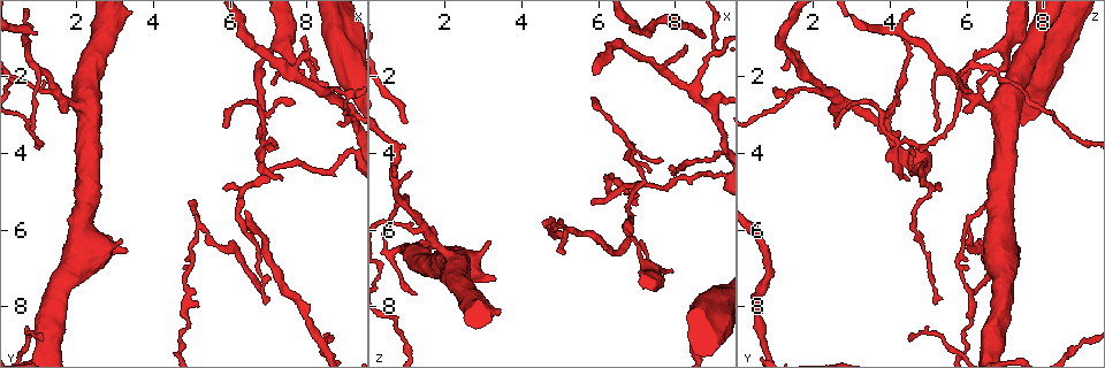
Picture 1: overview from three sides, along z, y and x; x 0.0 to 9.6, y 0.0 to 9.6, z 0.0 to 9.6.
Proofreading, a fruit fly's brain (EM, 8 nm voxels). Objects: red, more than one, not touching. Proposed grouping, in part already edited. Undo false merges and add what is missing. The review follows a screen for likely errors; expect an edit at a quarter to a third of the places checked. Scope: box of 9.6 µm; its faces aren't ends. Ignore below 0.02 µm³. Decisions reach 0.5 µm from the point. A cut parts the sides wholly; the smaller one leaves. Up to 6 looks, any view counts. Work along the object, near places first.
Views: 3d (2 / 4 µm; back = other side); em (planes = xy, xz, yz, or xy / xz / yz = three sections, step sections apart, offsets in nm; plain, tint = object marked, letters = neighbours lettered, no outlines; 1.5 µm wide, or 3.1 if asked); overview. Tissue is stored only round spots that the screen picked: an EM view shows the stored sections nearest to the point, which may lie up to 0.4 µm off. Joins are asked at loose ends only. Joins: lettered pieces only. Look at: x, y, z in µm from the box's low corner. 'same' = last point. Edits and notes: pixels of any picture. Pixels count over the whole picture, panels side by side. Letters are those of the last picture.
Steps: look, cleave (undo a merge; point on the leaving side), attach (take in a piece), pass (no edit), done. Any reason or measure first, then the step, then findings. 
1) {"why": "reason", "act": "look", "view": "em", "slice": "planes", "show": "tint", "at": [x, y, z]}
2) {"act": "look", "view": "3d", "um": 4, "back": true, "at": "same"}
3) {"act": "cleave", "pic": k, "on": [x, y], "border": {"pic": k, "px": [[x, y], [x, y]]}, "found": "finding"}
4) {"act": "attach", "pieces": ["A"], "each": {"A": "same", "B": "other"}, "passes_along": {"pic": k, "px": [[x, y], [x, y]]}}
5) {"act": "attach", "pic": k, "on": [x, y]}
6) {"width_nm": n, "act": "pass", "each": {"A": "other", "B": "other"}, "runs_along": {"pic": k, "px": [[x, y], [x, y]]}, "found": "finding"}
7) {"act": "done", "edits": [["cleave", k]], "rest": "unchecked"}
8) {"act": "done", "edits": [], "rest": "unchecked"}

{"why": "an open end", "act": "look", "view": "em", "slice": "xz", "step": 8, "show": "letters", "at": [8.00, 1.90, 7.05]}

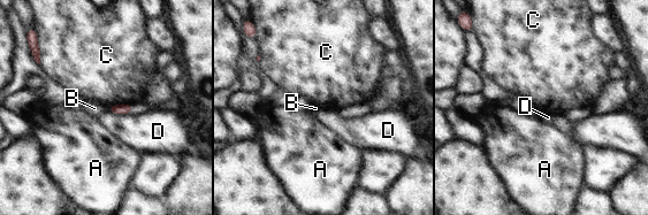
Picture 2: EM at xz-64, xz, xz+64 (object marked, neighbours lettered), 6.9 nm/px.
{"act": "pass", "each": {"A": "other", "B": "other", "C": "other", "D": "other"}, "found": "no lettered piece goes on from it"}

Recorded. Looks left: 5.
{"why": "sudden change in width", "act": "look", "view": "3d", "um": 2, "at": [9.00, 4.10, 4.65]}

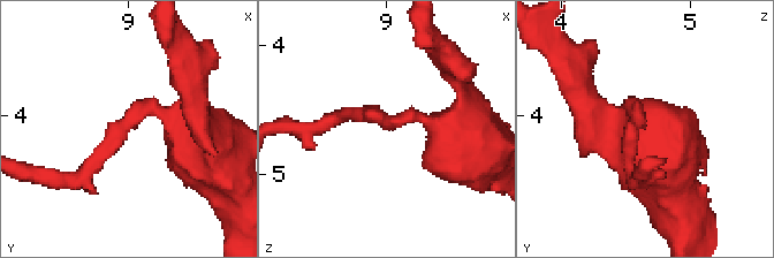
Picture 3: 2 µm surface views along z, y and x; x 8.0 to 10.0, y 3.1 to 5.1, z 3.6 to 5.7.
{"act": "look", "view": "em", "slice": "planes", "show": "letters", "at": [8.96, 4.06, 4.56]}

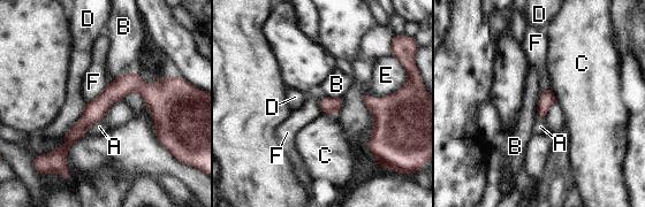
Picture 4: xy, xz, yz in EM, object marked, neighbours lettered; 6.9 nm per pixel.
{"longest_contact_nm": ["D", 260], "act": "pass", "each": {"A": "other", "B": "other", "C": "other", "D": "other", "E": "other", "F": "other"}, "border": {"pic": 4, "px": [[540, 92], [536, 120]]}, "found": "continuous, no second cell"}

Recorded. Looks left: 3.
{"why": "sudden change in width", "act": "look", "view": "3d", "um": 2, "back": true, "at": [1.45, 2.40, 6.00]}

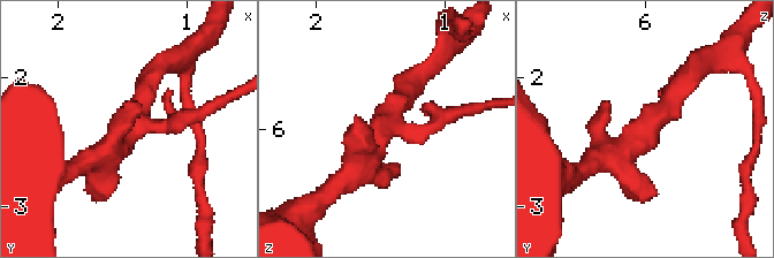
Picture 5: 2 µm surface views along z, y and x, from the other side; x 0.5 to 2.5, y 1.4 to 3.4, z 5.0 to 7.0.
{"arms": 3, "act": "look", "view": "em", "slice": "planes", "show": "letters", "at": [1.48, 2.44, 6.02]}

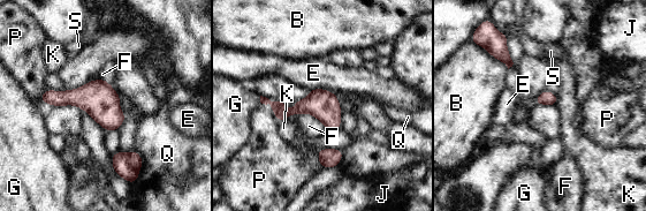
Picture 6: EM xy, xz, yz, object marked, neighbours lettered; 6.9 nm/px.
{"act": "pass", "each": {"B": "other", "E": "other", "F": "other", "G": "other", "J": "other", "K": "other", "P": "other", "Q": "other", "S": "other"}, "runs_along": {"pic": 6, "px": [[263, 99], [281, 111], [320, 108], [337, 126]]}, "found": "continuous, no second cell"}

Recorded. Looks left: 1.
{"act": "done", "edits": [], "rest": "unchecked"}

